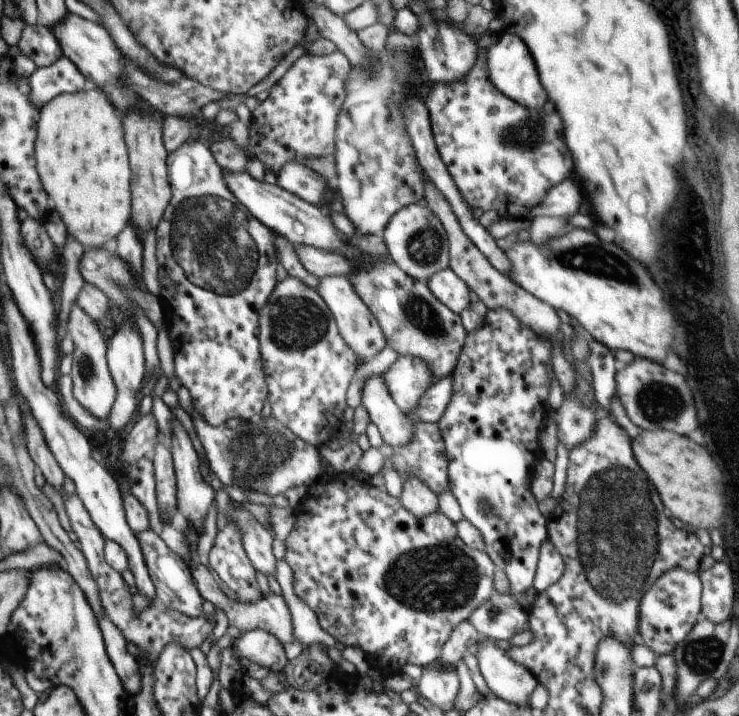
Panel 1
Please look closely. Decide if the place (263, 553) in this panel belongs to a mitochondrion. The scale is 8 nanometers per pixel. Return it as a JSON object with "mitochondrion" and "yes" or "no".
{"mitochondrion":"no"}

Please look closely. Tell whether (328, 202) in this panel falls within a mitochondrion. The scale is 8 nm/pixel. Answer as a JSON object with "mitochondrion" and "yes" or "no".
{"mitochondrion":"no"}

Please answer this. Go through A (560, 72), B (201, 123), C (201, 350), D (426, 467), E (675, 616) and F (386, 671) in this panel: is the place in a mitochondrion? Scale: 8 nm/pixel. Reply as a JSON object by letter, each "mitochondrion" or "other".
{"A":"other","B":"other","C":"other","D":"other","E":"other","F":"other"}

